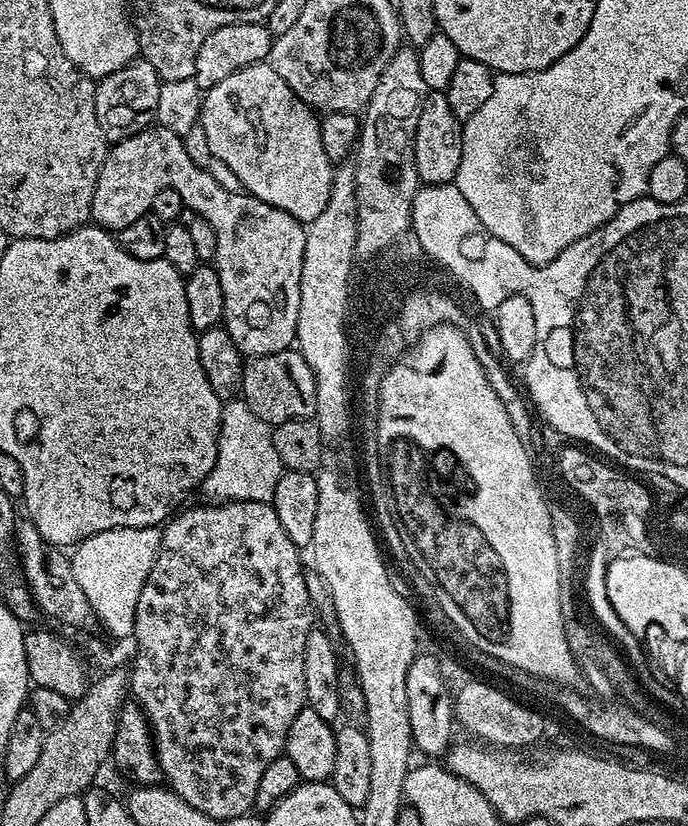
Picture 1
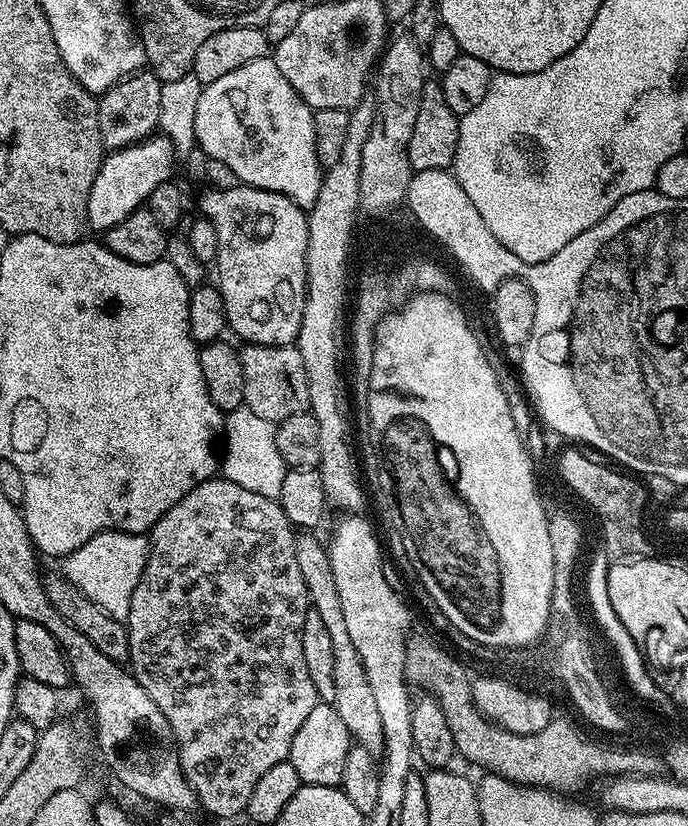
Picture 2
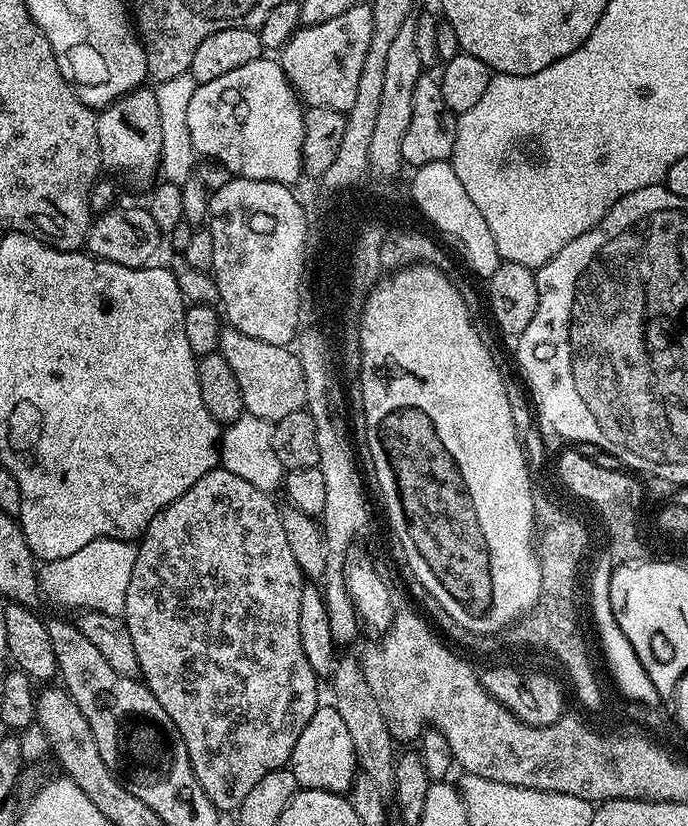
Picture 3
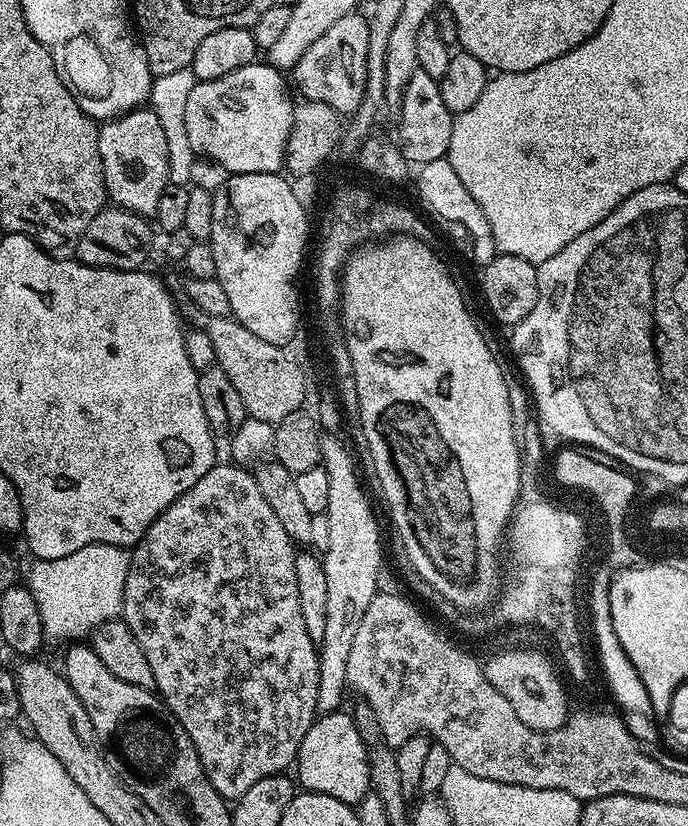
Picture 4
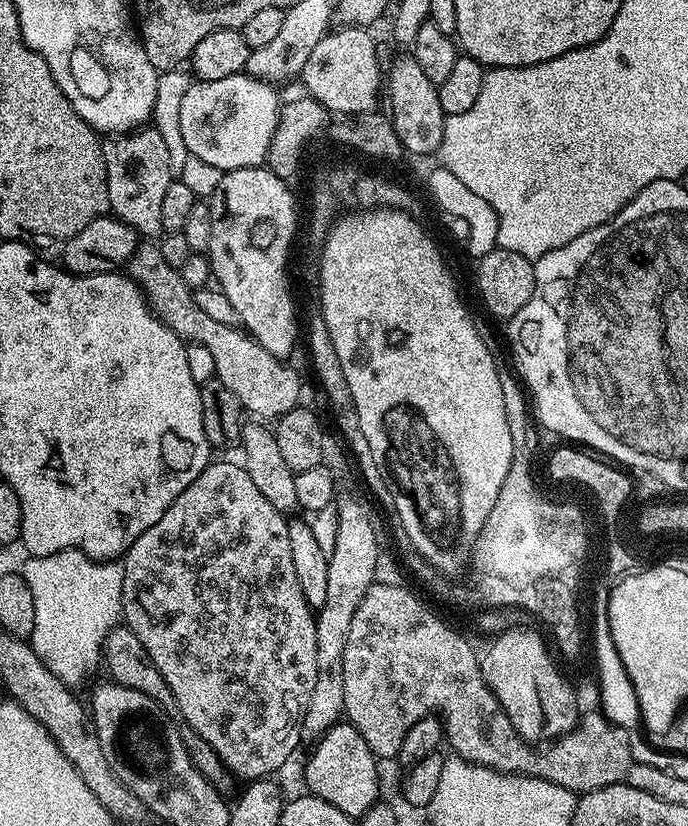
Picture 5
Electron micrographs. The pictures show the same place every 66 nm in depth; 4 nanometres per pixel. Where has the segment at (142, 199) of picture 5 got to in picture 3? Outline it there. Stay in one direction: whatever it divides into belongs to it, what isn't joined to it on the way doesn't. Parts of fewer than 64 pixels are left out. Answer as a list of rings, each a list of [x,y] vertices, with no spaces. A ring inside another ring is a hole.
[[[141,86],[125,96],[119,96],[113,104],[99,109],[96,125],[101,165],[116,172],[129,172],[136,184],[151,185],[152,175],[155,177],[160,167],[162,154],[162,126],[155,91]]]

